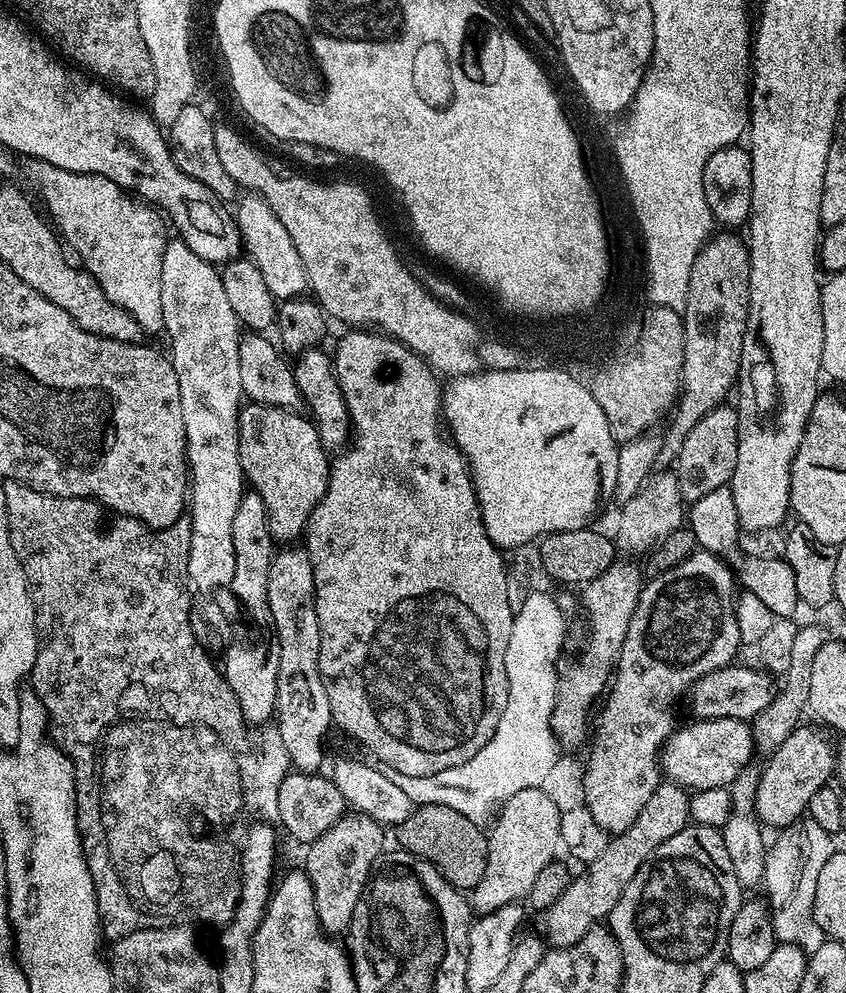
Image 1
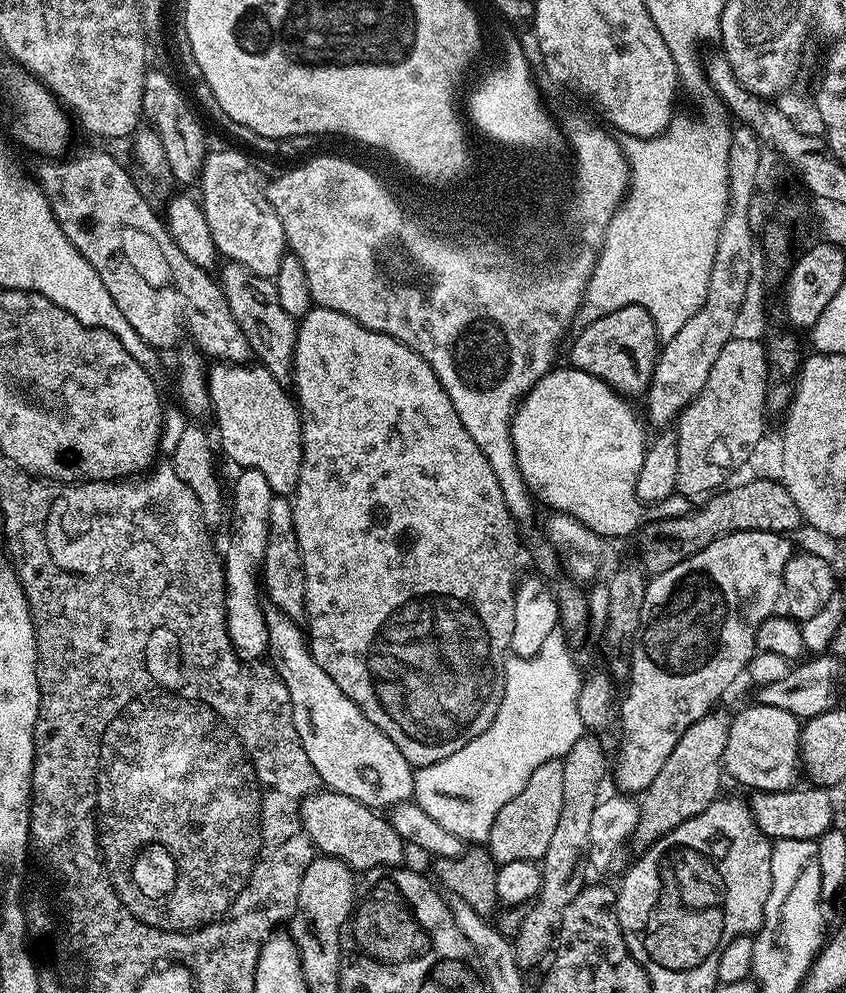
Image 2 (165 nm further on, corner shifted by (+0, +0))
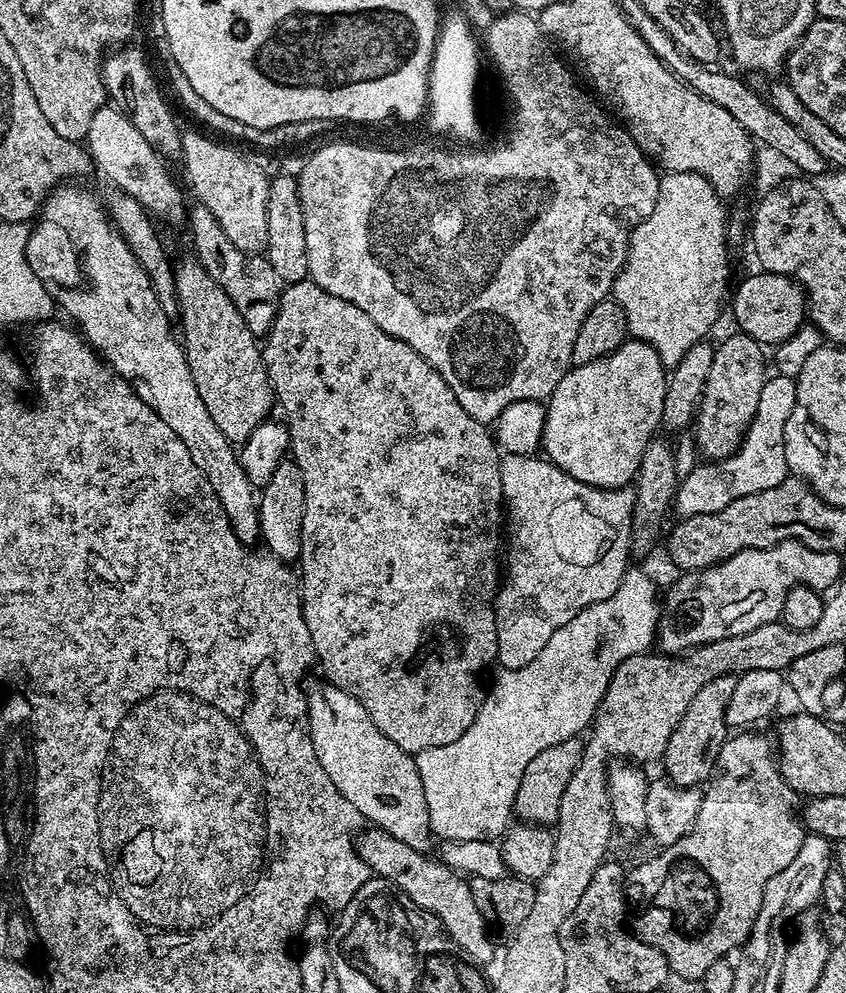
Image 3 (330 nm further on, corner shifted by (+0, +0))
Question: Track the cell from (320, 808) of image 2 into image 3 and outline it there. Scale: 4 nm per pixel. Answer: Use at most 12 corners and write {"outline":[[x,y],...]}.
{"outline":[[375,826],[356,852],[369,873],[430,913],[469,961],[492,940],[468,880]]}

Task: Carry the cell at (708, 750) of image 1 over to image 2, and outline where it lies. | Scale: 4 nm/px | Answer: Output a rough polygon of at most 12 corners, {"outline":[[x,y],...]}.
{"outline":[[753,702],[728,725],[722,768],[785,792],[801,771],[801,721]]}

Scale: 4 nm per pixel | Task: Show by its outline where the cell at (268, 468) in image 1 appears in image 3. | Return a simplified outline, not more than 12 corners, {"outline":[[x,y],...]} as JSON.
{"outline":[[194,258],[174,268],[184,357],[233,445],[269,419],[264,357]]}

